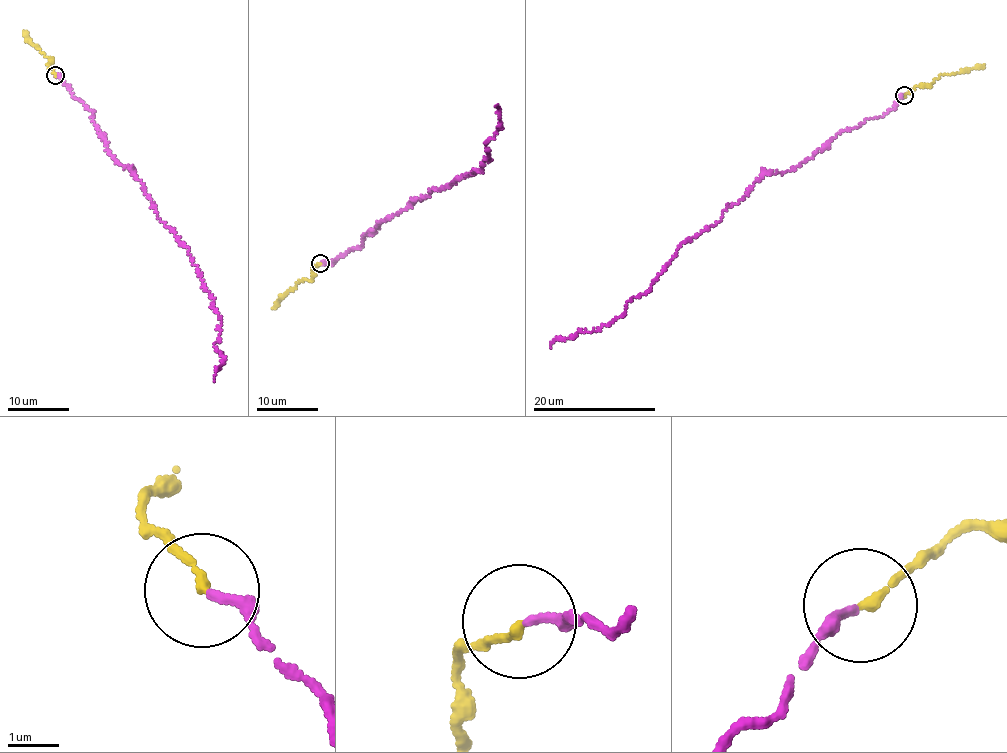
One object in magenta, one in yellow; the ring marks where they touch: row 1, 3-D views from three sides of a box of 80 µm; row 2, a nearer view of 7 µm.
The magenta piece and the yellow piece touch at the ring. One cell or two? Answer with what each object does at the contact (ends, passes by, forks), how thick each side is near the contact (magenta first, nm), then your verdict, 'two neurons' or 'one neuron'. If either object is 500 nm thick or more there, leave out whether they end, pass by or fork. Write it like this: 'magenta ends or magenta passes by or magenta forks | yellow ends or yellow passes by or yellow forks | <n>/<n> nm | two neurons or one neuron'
magenta ends | yellow ends | 170/180 nm | one neuron

